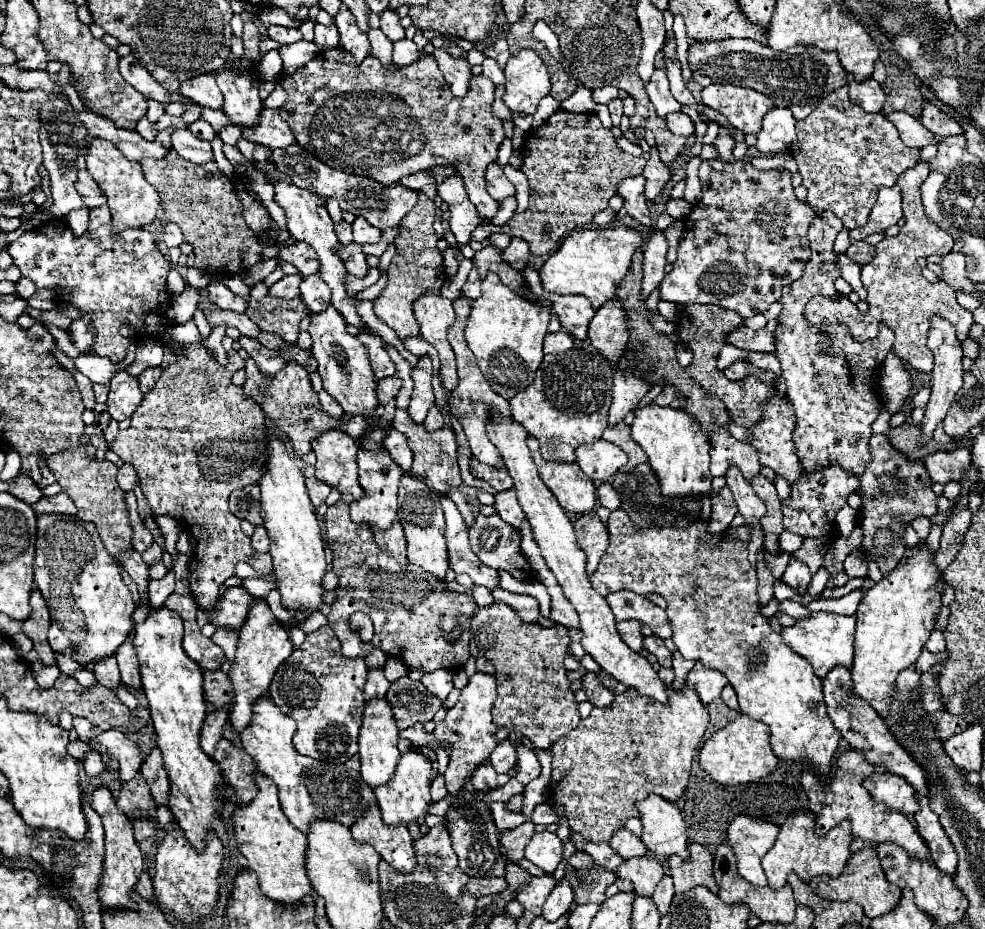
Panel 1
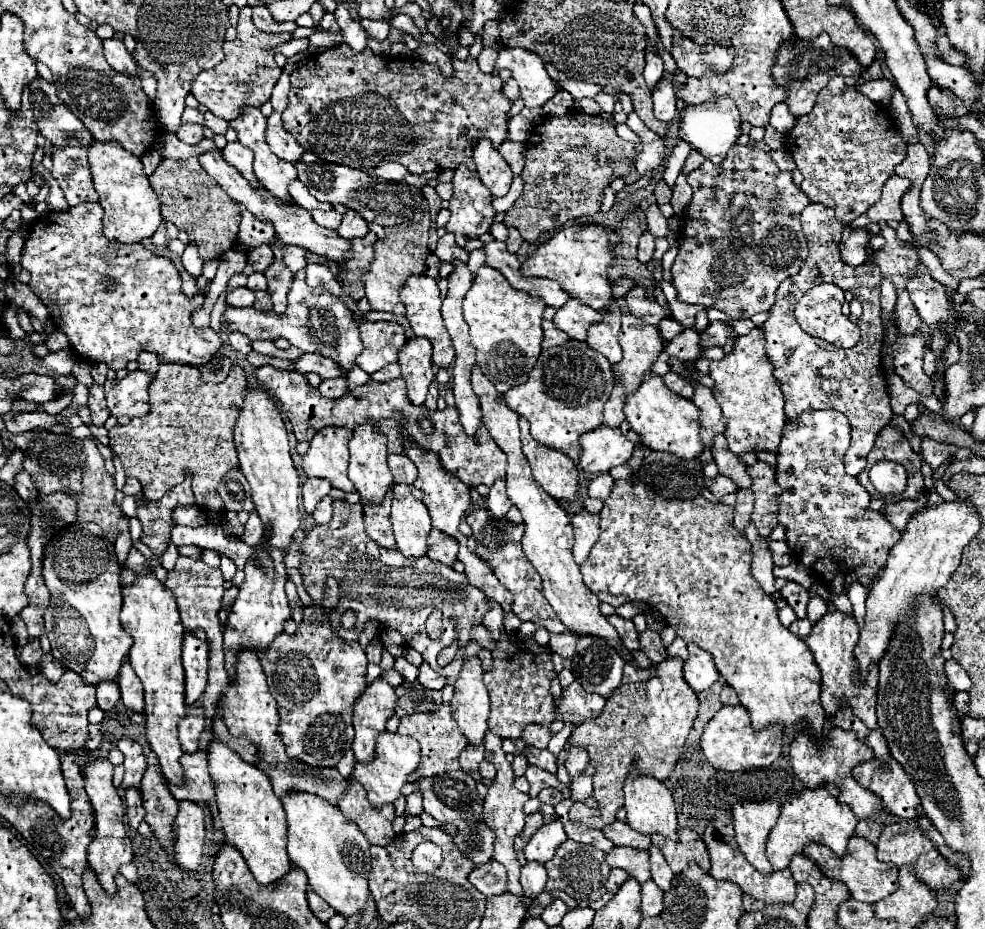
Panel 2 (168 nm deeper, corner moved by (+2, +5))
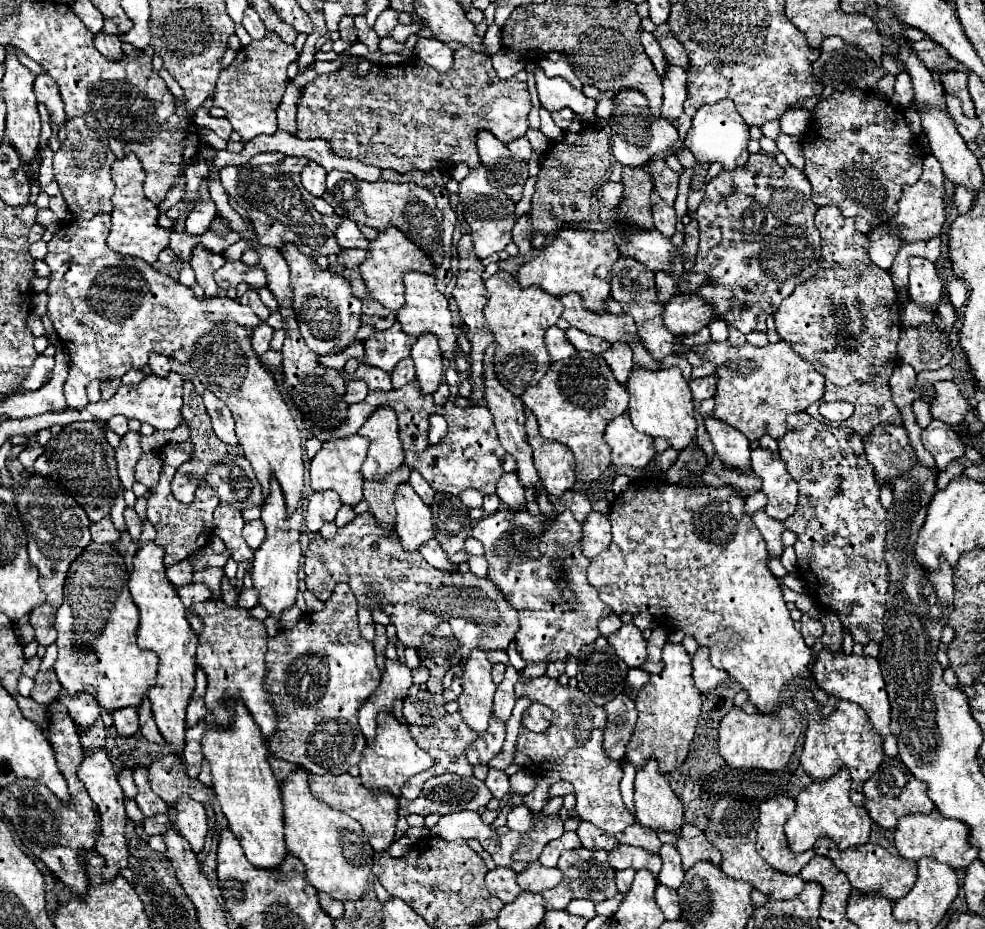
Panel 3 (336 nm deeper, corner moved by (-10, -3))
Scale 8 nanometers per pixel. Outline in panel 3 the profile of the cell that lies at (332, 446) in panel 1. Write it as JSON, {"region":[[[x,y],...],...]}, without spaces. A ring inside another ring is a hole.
{"region":[[[360,434],[326,440],[322,444],[322,448],[318,450],[318,454],[310,462],[310,486],[312,486],[312,490],[316,490],[316,492],[334,490],[340,494],[342,504],[356,506],[362,500],[364,478],[360,474],[360,468],[362,468],[362,462],[366,458],[366,452],[368,452],[368,438],[364,438]]]}

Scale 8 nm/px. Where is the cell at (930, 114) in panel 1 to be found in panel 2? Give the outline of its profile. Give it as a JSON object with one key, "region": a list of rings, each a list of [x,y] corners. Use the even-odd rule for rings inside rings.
{"region":[[[936,84],[930,86],[928,90],[928,100],[932,104],[932,108],[938,110],[940,116],[948,116],[948,118],[960,118],[960,116],[966,116],[968,114],[968,108],[964,106],[964,102],[956,100],[956,96],[946,90],[946,88],[940,88]]]}

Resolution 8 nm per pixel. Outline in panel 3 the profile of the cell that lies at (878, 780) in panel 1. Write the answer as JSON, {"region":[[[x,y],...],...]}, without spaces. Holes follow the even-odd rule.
{"region":[[[888,758],[880,764],[880,768],[872,774],[872,778],[866,780],[864,796],[866,796],[864,808],[868,810],[870,818],[882,828],[896,828],[898,820],[906,814],[924,814],[934,810],[934,802],[926,794],[926,784],[916,780],[910,774],[910,770],[900,762],[900,758],[892,758],[892,760]]]}

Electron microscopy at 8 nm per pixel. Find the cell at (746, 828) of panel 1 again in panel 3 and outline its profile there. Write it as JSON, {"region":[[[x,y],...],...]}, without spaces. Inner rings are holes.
{"region":[[[776,796],[760,804],[760,826],[756,850],[758,854],[782,874],[798,874],[804,864],[814,856],[812,850],[804,854],[792,854],[784,836],[784,824],[794,812],[794,800],[788,796]]]}

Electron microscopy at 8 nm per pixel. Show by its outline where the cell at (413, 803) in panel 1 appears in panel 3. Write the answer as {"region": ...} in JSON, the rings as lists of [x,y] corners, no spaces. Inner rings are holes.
{"region":[[[380,714],[376,740],[374,740],[374,744],[368,744],[364,748],[362,760],[358,762],[360,780],[362,780],[364,788],[374,790],[374,792],[384,790],[384,792],[390,792],[392,796],[400,798],[404,782],[408,782],[410,776],[428,770],[430,766],[432,766],[432,758],[422,748],[418,748],[418,744],[412,740],[408,726],[400,724],[392,714]]]}

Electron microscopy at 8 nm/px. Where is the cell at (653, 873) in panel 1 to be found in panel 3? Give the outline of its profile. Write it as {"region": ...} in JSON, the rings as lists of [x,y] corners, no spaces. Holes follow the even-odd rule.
{"region":[[[620,844],[614,850],[608,852],[608,862],[612,864],[614,870],[624,870],[624,868],[634,868],[634,870],[650,870],[654,876],[660,874],[662,860],[658,854],[646,852],[644,848],[636,846],[626,846]]]}

